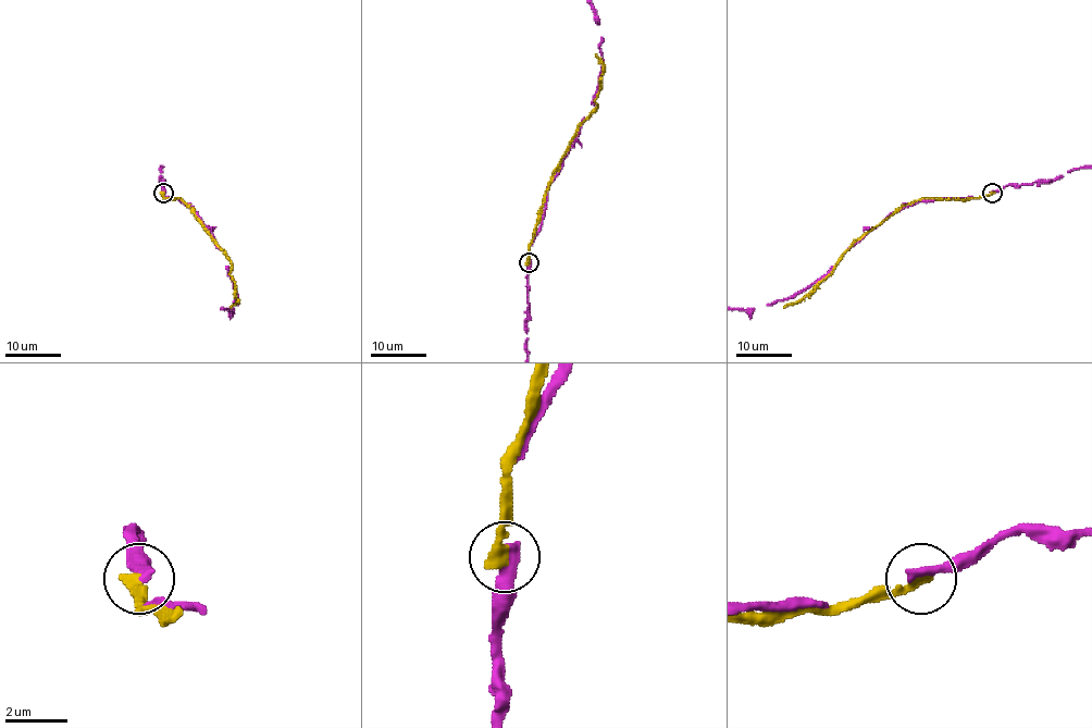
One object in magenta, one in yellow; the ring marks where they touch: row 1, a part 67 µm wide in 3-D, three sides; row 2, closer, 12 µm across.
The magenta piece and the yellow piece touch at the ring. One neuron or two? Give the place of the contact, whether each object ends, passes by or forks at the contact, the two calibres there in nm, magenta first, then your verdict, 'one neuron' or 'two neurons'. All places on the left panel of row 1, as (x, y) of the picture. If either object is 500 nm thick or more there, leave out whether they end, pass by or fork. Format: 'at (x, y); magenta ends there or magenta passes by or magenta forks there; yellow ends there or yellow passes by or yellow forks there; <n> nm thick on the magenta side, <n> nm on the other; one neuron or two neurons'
at (163, 193); magenta ends there; yellow ends there; 400 nm thick on the magenta side, 400 nm on the other; two neurons

